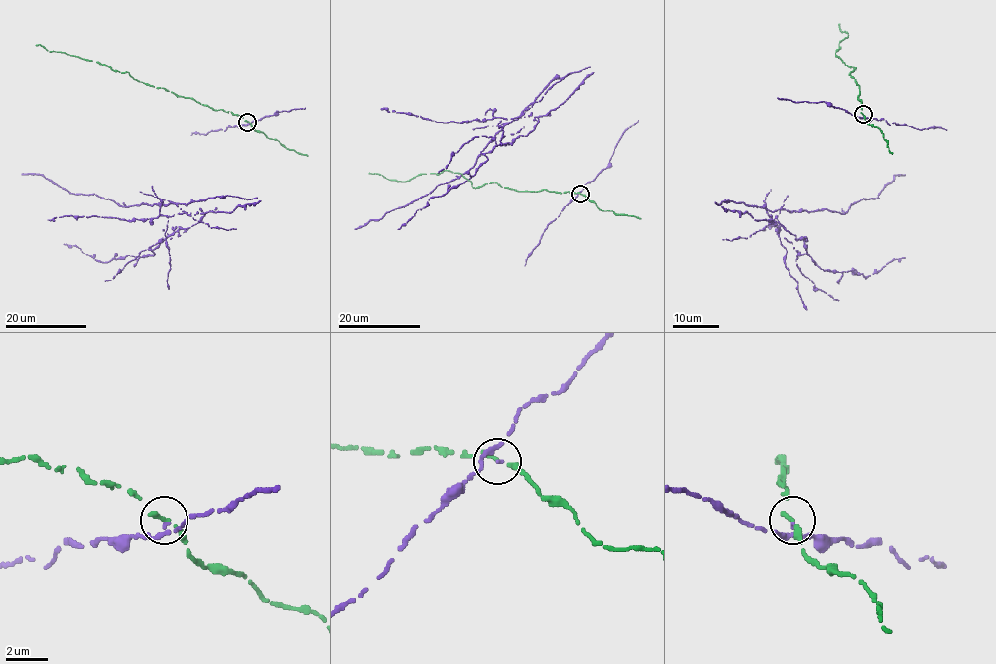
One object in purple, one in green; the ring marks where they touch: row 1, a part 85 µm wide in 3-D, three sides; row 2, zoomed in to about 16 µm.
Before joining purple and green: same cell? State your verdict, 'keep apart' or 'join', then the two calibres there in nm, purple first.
keep apart; calibres 120 and 280 nm

